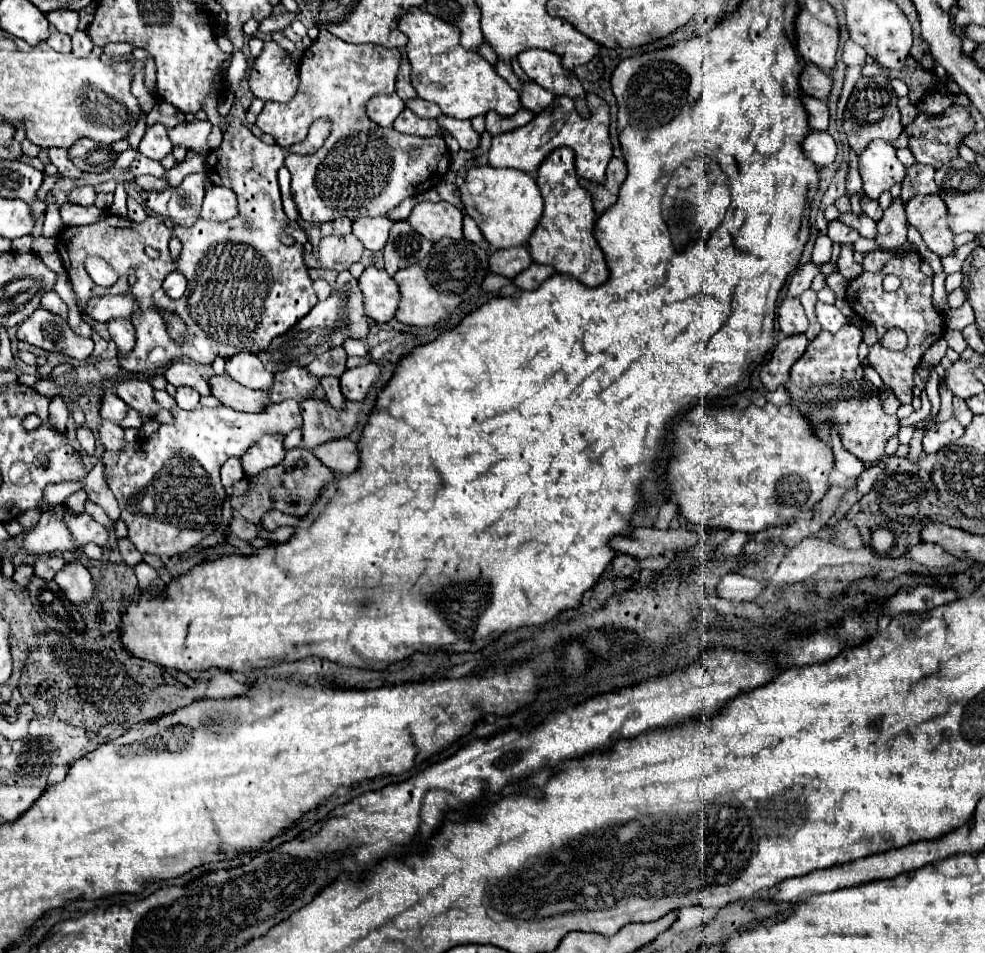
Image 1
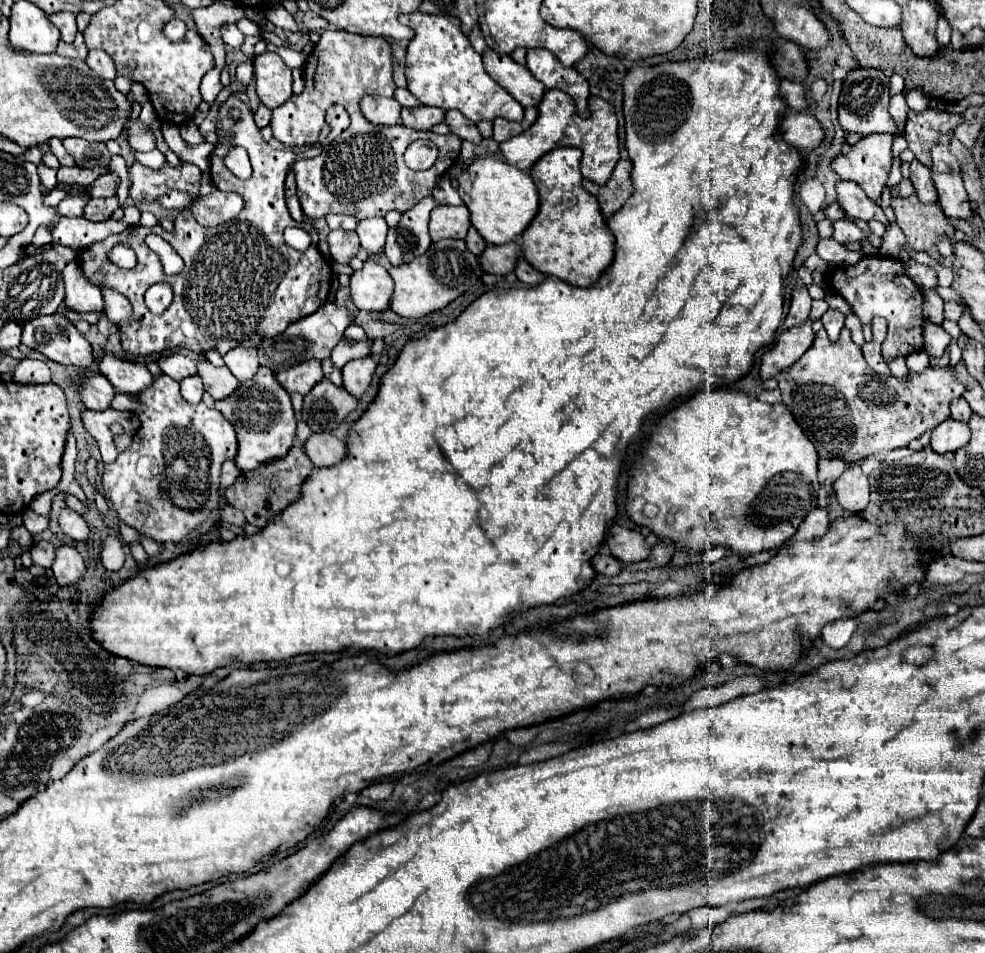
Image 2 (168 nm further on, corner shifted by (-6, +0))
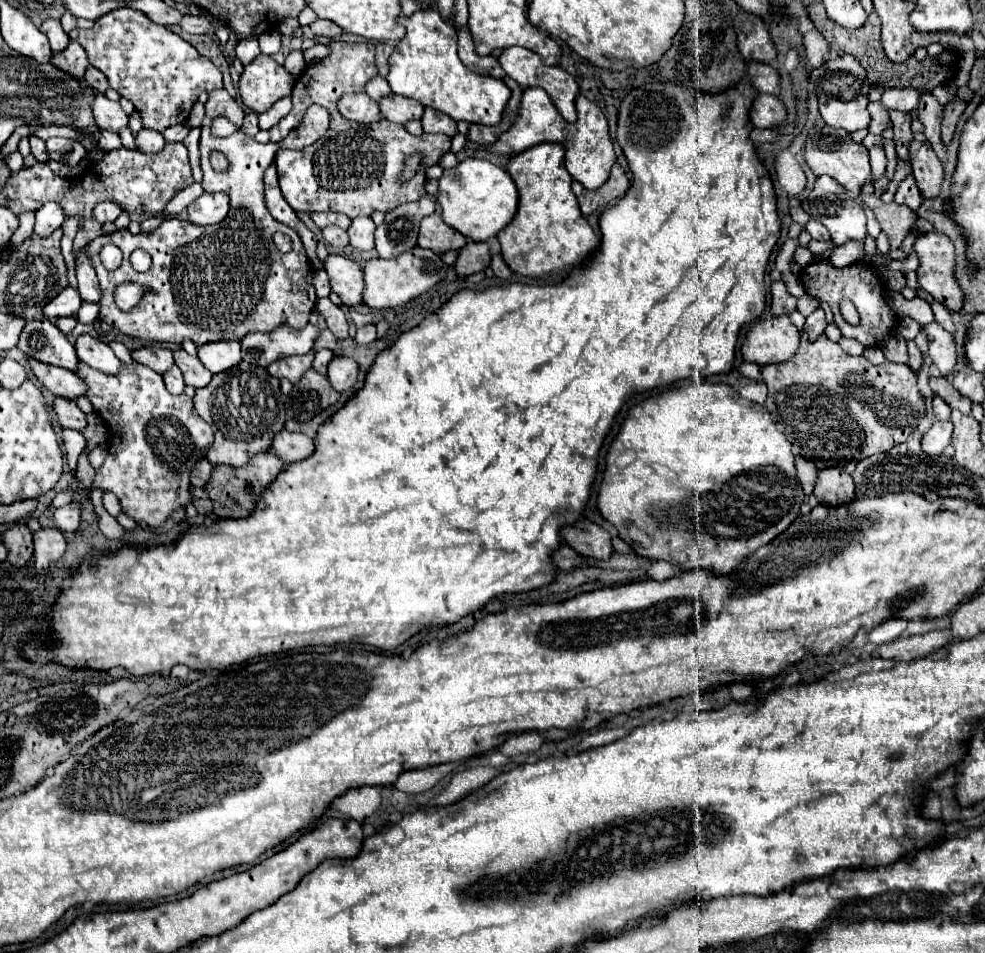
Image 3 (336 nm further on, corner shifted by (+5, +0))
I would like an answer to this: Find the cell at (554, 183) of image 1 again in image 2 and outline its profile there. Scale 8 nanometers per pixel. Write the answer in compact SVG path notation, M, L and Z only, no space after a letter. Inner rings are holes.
M558 147L532 167L530 177L540 193L540 209L522 233L522 251L540 273L558 277L570 285L590 287L614 259L614 237L598 209L598 199L582 187L580 159L580 149Z

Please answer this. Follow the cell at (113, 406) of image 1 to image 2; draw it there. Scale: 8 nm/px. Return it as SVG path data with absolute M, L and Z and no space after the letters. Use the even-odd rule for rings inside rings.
M100 373L80 377L80 391L78 393L80 393L80 399L84 401L84 405L94 411L110 409L112 399L116 395L110 381L106 381L106 377Z

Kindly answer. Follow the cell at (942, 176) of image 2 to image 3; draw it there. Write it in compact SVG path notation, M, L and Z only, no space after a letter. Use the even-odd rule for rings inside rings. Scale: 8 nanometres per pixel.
M913 139L909 145L909 161L913 169L913 177L917 181L917 187L921 189L923 197L931 199L941 191L943 183L943 165L933 153L931 145L925 141Z

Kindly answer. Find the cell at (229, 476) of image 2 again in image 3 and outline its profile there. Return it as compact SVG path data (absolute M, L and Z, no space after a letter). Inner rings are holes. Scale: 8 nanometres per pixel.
M207 459L199 461L199 463L195 465L195 469L191 471L191 485L195 485L195 487L205 487L205 483L207 483L209 477L211 477L211 471L213 471L213 465L211 465Z

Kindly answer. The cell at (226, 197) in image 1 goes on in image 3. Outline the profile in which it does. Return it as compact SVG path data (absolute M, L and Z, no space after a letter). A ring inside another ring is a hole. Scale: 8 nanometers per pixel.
M203 193L189 207L189 221L195 225L215 225L227 217L229 197L225 193Z

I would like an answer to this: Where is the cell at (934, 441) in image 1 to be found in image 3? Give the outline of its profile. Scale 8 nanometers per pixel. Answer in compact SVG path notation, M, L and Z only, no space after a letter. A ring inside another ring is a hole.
M935 421L931 429L923 435L921 447L927 455L941 455L943 449L951 443L953 425L949 421Z

